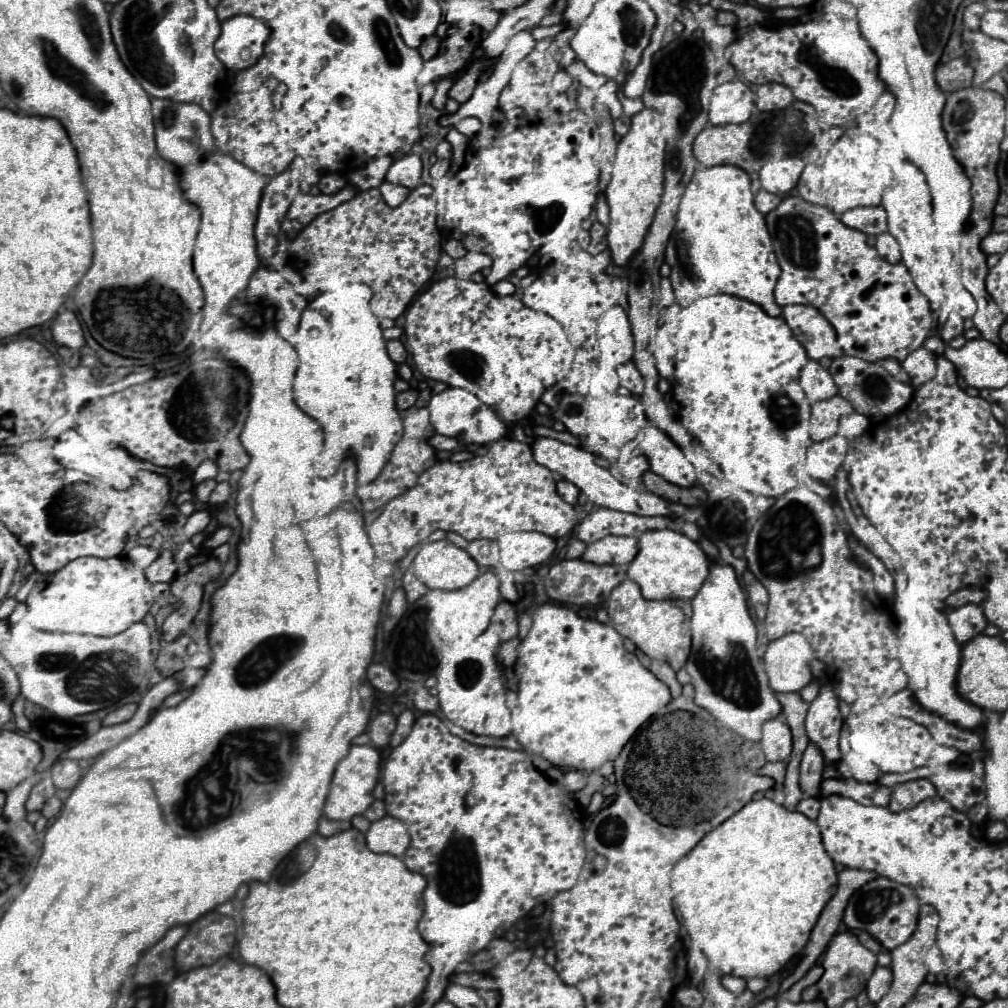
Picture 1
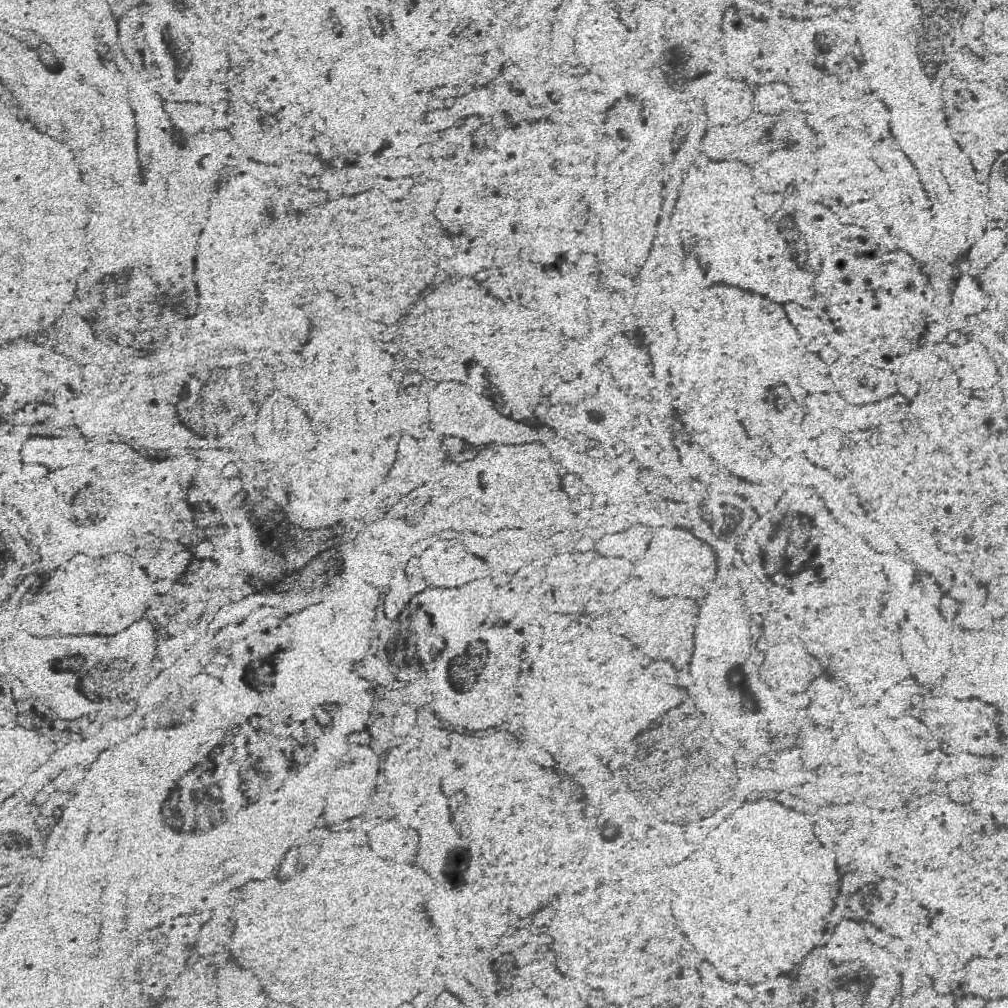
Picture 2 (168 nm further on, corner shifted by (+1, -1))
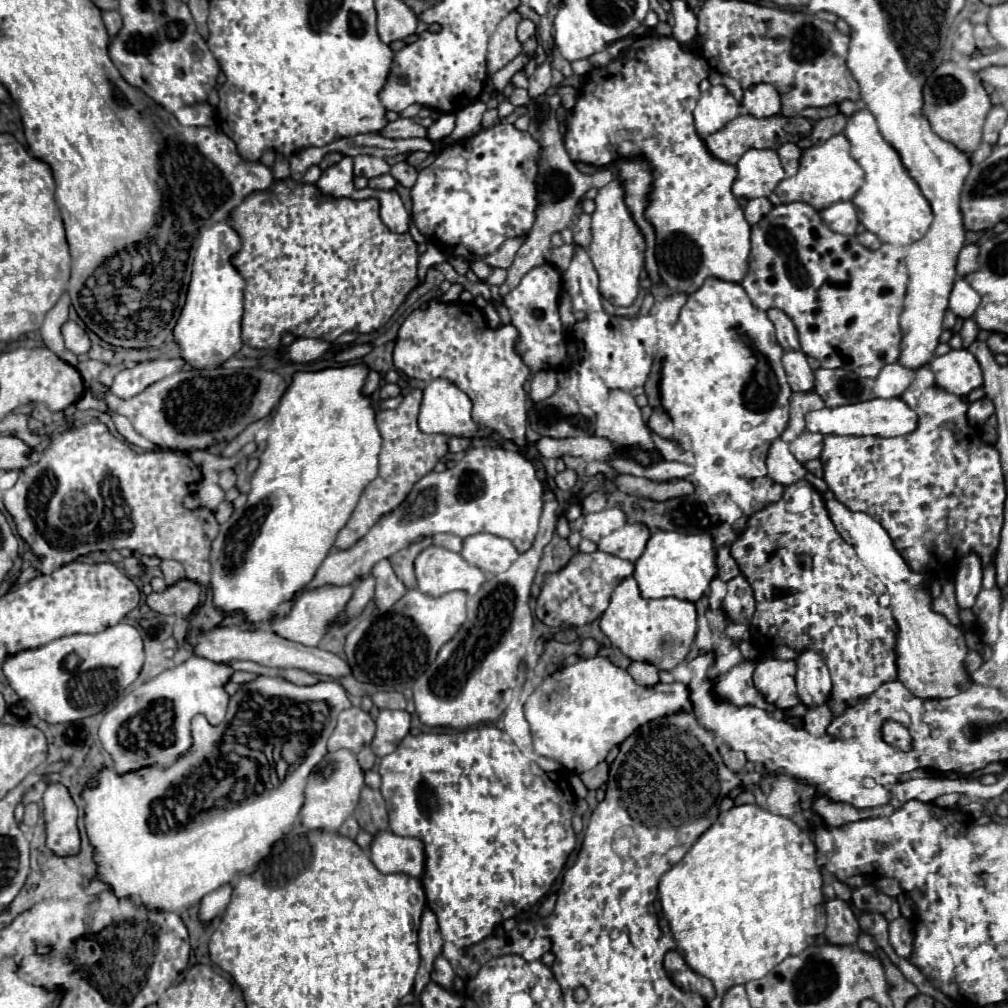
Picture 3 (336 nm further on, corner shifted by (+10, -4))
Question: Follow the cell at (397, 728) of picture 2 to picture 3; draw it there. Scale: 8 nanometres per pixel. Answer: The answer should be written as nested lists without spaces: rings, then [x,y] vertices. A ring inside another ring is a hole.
[[[381,710],[377,718],[377,732],[371,742],[371,748],[379,758],[385,754],[391,754],[395,746],[403,740],[403,736],[409,732],[411,716],[405,710]]]

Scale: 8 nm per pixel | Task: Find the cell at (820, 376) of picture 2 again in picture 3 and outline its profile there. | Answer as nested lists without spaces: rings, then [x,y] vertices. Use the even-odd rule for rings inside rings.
[[[785,352],[783,366],[789,378],[789,386],[793,392],[813,392],[815,376],[807,364],[807,356],[803,352]]]

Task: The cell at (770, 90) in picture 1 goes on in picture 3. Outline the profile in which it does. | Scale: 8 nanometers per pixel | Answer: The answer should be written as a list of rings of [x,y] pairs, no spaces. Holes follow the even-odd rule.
[[[755,84],[745,90],[745,108],[755,118],[769,118],[779,114],[779,92],[771,84]]]

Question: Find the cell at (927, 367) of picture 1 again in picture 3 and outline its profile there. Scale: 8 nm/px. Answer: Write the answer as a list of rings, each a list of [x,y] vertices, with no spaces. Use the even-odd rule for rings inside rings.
[[[887,364],[875,378],[875,396],[895,398],[901,396],[915,382],[915,370],[901,364]]]

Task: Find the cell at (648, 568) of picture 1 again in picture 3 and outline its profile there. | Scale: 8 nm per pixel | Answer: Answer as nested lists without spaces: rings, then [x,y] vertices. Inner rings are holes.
[[[657,530],[649,538],[647,548],[633,570],[633,578],[637,580],[643,598],[675,596],[689,602],[697,602],[705,594],[705,588],[715,574],[715,550],[709,534],[679,534],[667,530]]]

